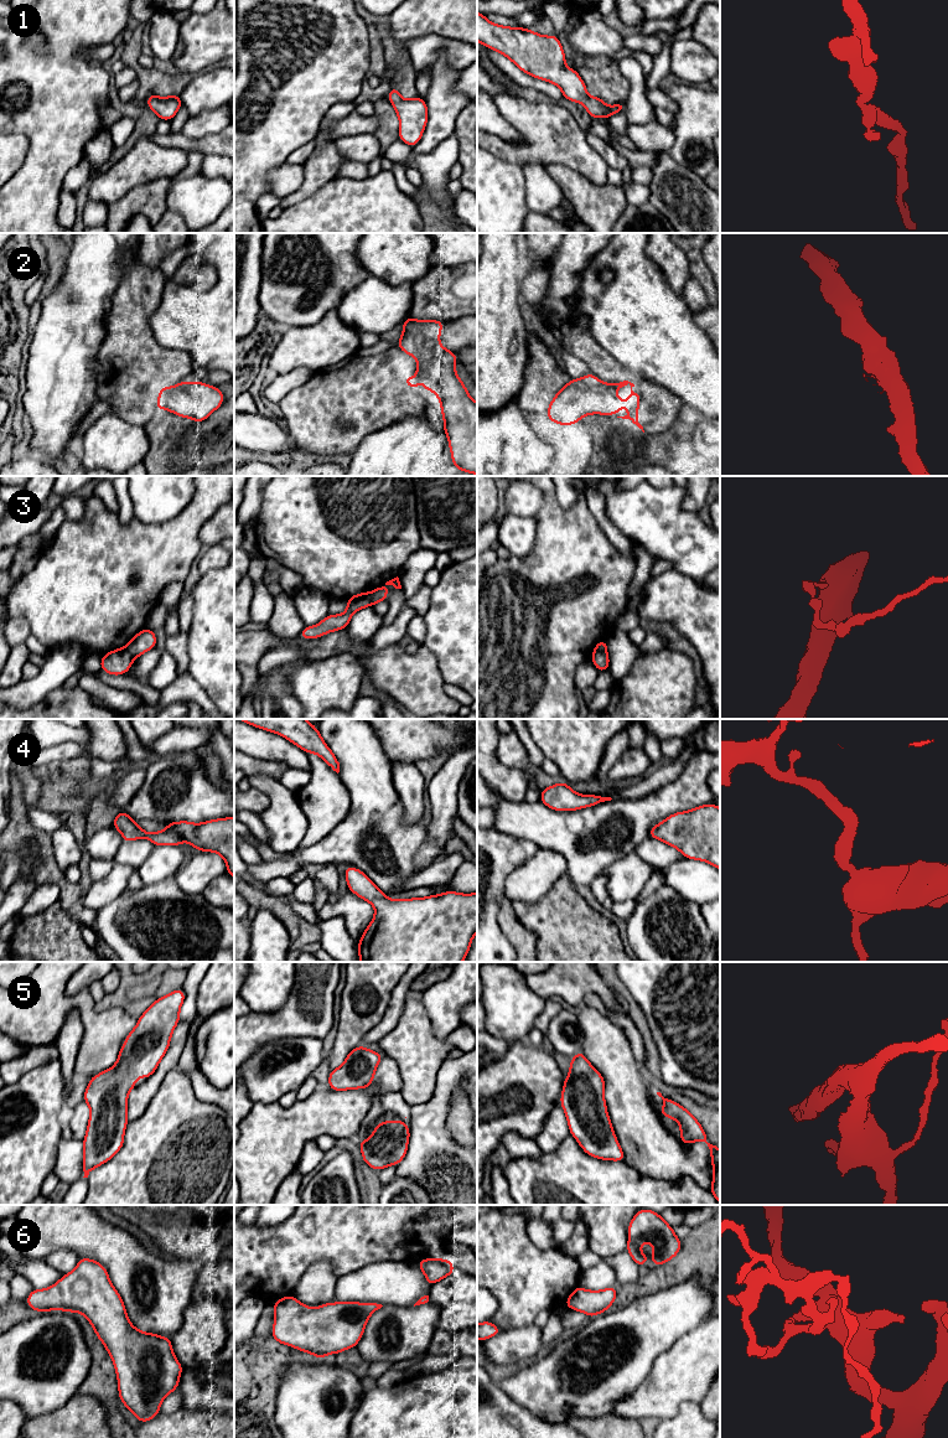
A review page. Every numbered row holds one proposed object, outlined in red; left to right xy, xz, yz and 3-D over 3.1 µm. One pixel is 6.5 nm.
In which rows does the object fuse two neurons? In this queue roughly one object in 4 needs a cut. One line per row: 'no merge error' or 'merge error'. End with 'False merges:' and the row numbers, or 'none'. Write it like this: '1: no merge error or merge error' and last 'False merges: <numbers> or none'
1: no merge error
2: no merge error
3: merge error
4: no merge error
5: no merge error
6: no merge error
False merges: 3

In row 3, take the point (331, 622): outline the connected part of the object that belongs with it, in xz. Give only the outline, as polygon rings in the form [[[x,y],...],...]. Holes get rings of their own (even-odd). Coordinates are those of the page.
[[[372,593],[356,594],[347,600],[347,610],[341,615],[327,615],[320,624],[315,626],[305,626],[300,632],[300,637],[312,640],[321,637],[328,632],[343,630],[348,626],[354,612],[363,607],[372,606]]]

